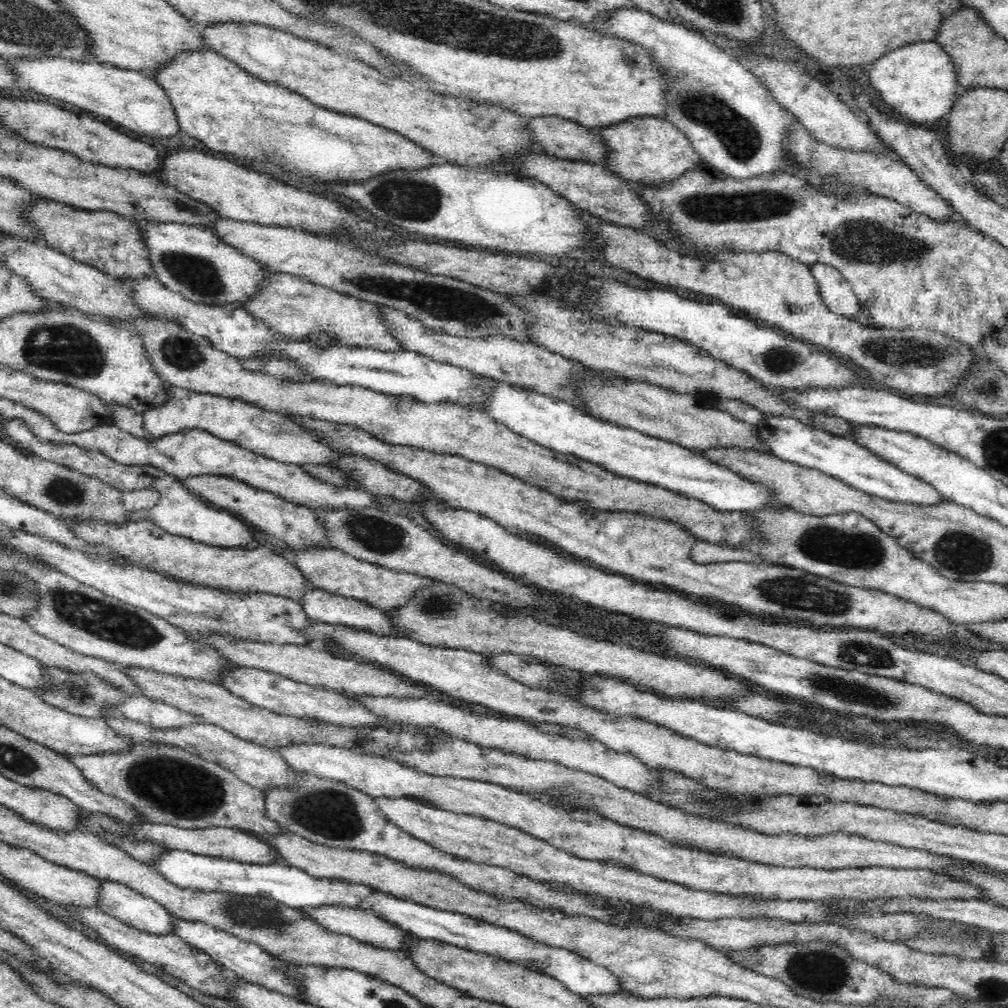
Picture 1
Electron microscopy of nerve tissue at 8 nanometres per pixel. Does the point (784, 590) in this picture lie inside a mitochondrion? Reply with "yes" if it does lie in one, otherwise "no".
yes

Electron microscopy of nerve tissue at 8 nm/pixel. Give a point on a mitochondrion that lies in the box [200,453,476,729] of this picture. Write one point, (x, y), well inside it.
(375, 533)

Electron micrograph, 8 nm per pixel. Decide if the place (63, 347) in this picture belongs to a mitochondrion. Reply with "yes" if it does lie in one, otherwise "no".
yes

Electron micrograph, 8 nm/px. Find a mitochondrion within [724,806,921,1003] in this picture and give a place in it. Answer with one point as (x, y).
(818, 971)

